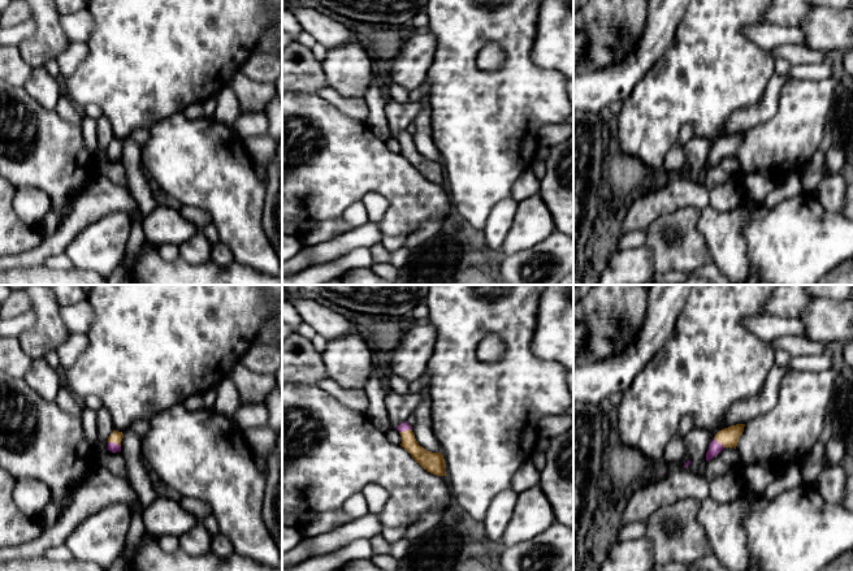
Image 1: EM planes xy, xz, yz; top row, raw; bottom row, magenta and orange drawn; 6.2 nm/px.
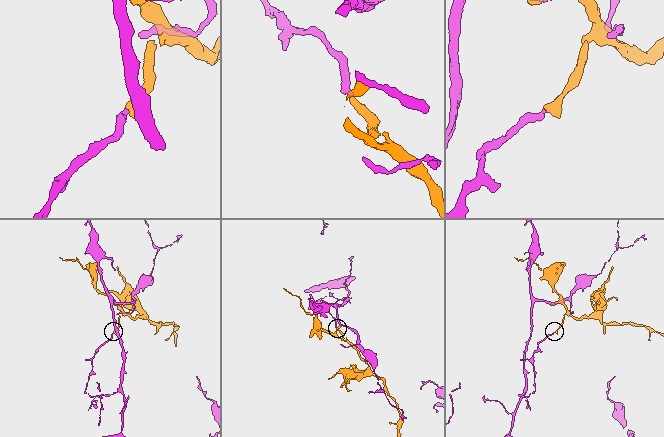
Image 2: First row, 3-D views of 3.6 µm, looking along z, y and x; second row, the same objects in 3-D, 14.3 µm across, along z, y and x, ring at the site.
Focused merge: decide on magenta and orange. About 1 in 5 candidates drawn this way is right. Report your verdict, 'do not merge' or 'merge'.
do not merge

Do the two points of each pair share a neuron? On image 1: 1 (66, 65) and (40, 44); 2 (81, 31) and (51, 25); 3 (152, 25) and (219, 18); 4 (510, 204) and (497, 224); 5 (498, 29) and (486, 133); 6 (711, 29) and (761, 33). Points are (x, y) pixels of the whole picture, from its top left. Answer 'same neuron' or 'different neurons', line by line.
1: same neuron
2: same neuron
3: same neuron
4: same neuron
5: same neuron
6: different neurons

